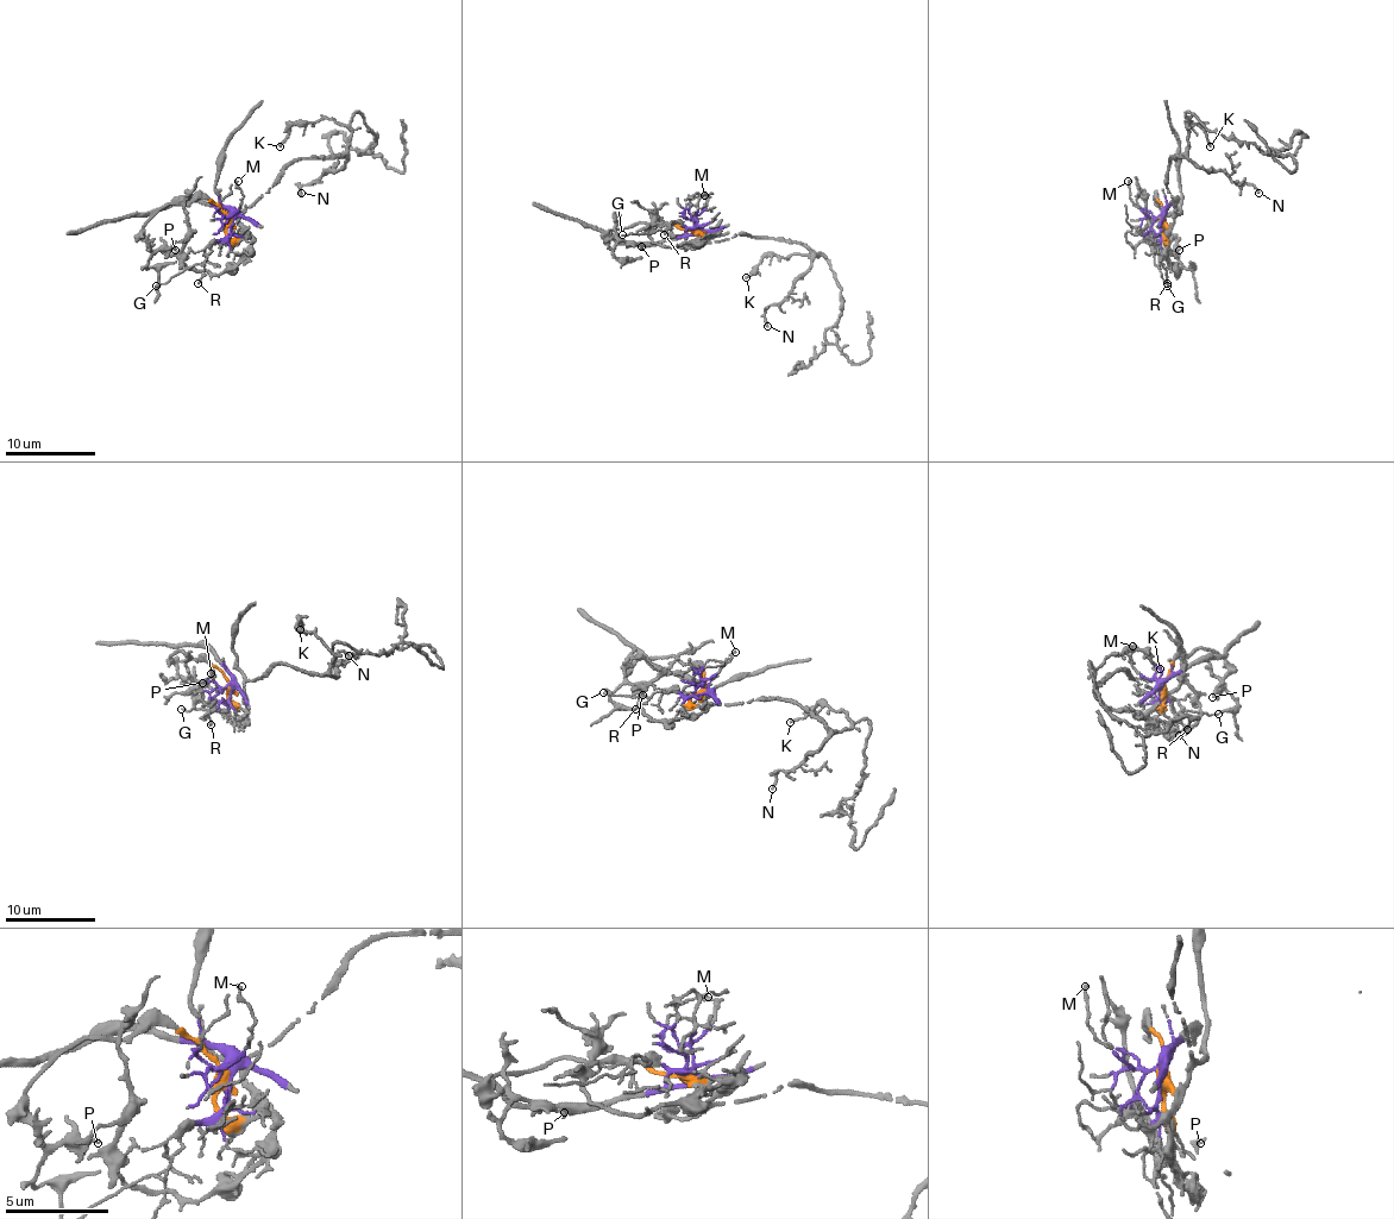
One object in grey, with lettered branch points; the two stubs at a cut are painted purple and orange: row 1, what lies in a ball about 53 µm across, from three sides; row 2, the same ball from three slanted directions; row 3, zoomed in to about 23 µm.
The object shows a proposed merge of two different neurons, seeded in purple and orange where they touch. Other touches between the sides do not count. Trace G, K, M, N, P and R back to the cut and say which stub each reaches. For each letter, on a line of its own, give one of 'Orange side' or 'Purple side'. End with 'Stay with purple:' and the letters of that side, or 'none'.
G: Purple side
K: Orange side
M: Purple side
N: Orange side
P: Orange side
R: Purple side
Stay with purple: G, M, R

